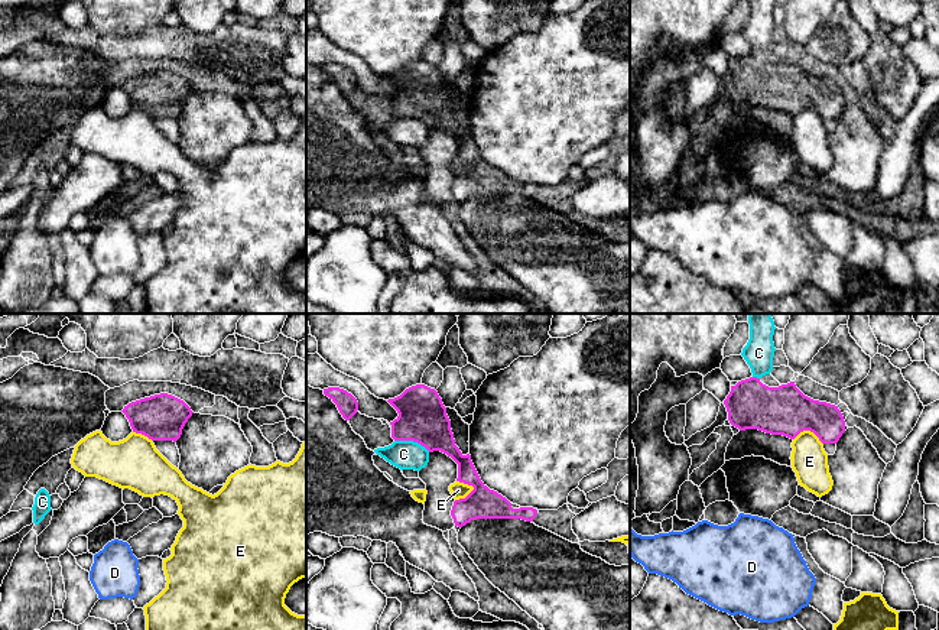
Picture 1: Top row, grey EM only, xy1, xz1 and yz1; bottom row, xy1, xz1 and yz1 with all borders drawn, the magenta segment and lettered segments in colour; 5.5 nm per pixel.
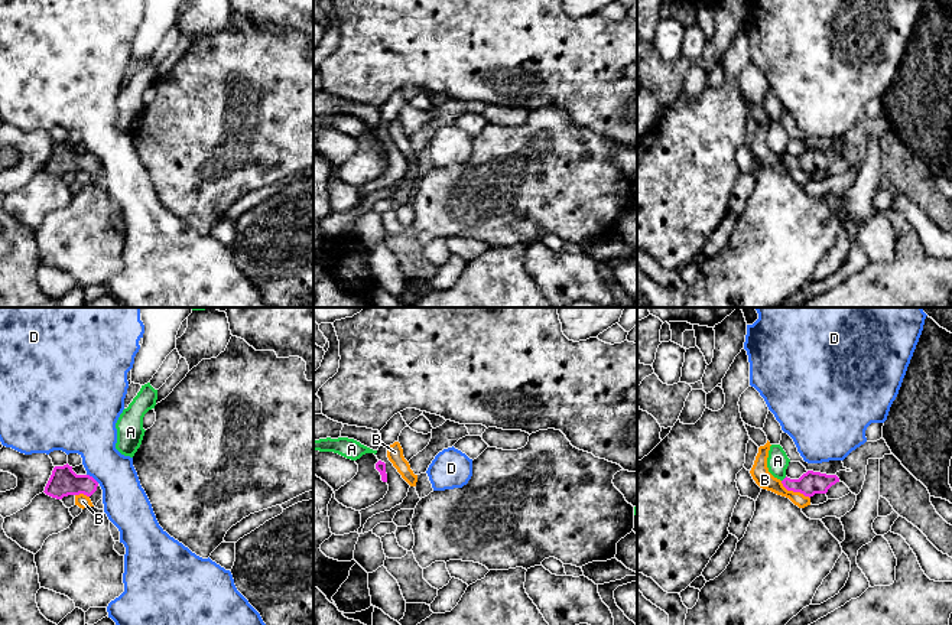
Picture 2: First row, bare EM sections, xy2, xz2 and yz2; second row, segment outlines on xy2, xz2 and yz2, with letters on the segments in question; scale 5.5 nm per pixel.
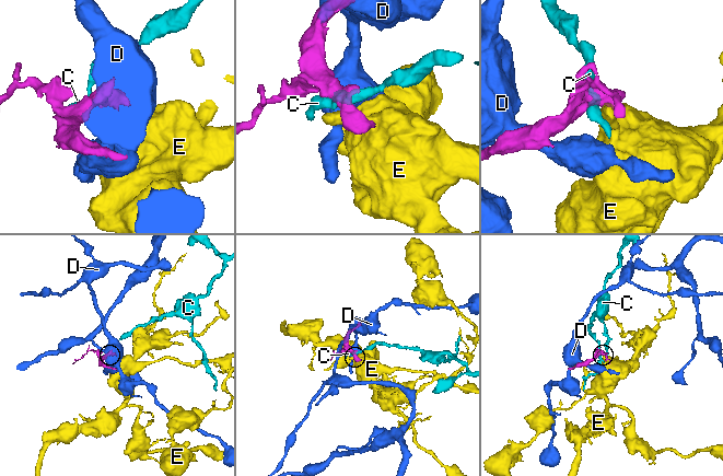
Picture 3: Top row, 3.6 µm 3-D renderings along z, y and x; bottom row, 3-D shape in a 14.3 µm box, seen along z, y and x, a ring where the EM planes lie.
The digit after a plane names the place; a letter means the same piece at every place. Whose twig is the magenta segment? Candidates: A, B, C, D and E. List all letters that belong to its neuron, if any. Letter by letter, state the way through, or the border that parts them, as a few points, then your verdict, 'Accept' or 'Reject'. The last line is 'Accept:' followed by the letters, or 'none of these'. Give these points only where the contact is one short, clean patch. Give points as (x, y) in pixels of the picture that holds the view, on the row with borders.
A: Boundary: yz2 (786, 477), (782, 481). Reject
B: Boundary: yz2 (780, 481), (788, 490), (799, 491), (809, 498). Reject
C: Boundary: xz1 (395, 439), (412, 439), (429, 451). Reject
D: Boundary: xy2 (87, 474), (98, 482). Reject
E: Boundary: xz1 (474, 487), (464, 497), (455, 500). Reject
Accept: none of these

